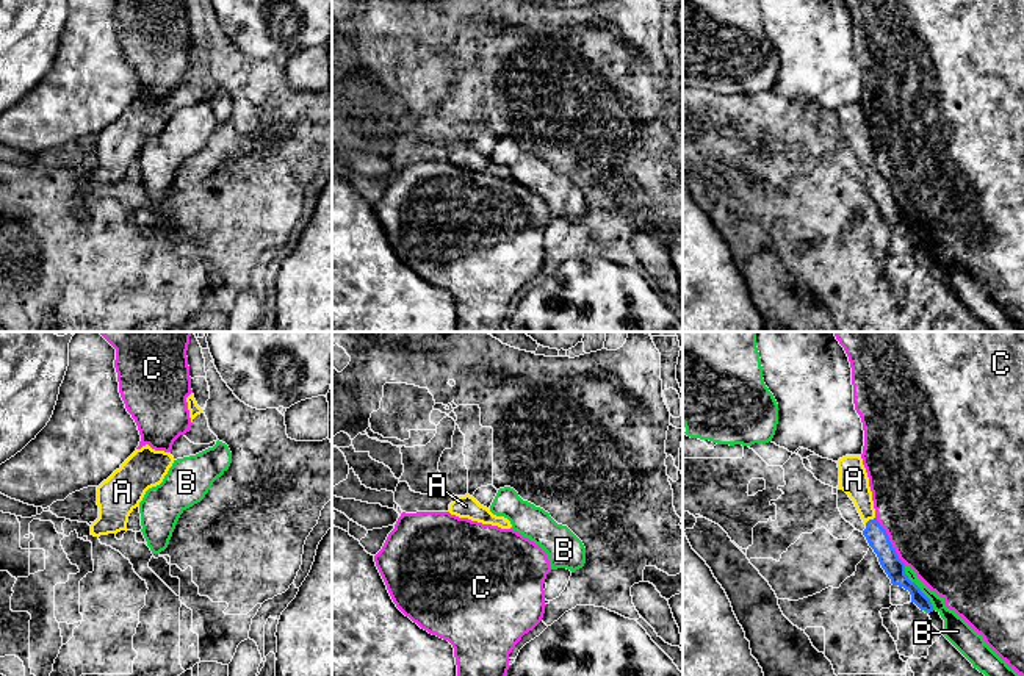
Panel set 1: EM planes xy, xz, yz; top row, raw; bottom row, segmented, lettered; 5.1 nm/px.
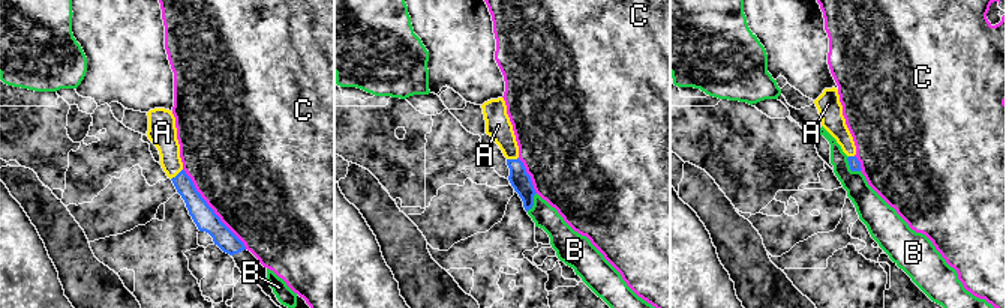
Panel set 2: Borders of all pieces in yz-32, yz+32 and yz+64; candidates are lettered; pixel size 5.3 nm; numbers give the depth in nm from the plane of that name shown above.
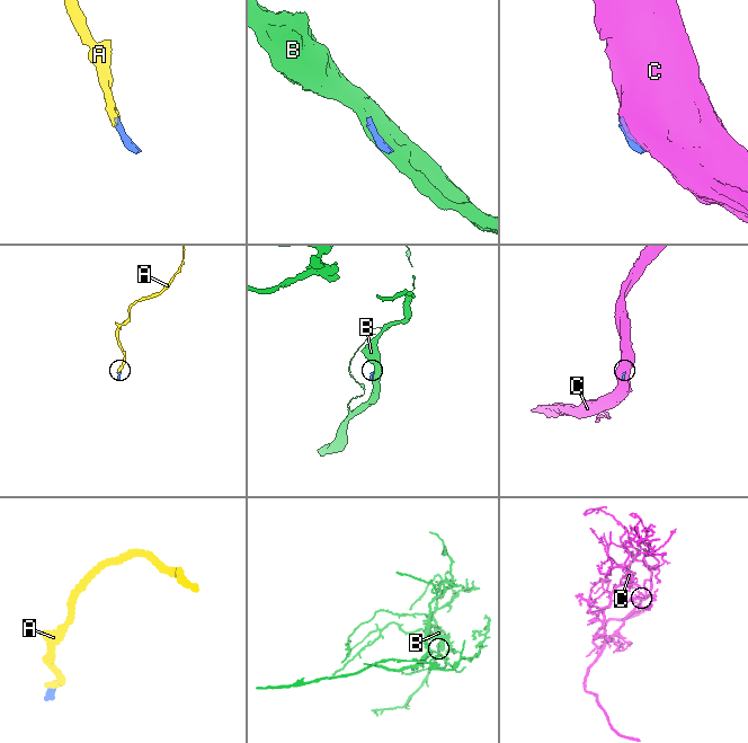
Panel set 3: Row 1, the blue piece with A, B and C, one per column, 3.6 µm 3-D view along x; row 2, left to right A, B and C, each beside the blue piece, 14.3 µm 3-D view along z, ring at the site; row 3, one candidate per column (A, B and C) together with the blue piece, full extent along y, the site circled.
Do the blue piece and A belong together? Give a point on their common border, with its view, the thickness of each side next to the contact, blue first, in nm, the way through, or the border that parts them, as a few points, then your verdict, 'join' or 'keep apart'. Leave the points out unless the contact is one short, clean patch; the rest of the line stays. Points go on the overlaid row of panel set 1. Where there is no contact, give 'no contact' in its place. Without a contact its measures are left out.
meets blue in yz at (869, 520); 110 nm thick on the blue side, 150 nm on the other; runs through yz (876, 535), (869, 520), (854, 479); join

